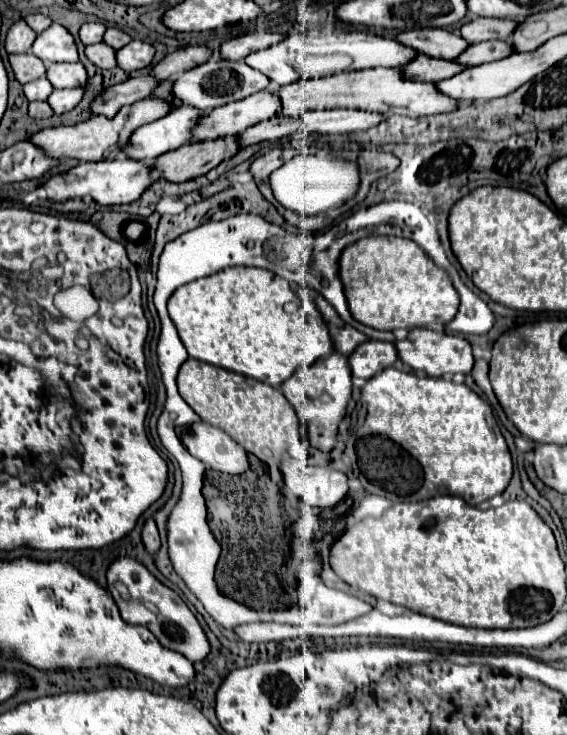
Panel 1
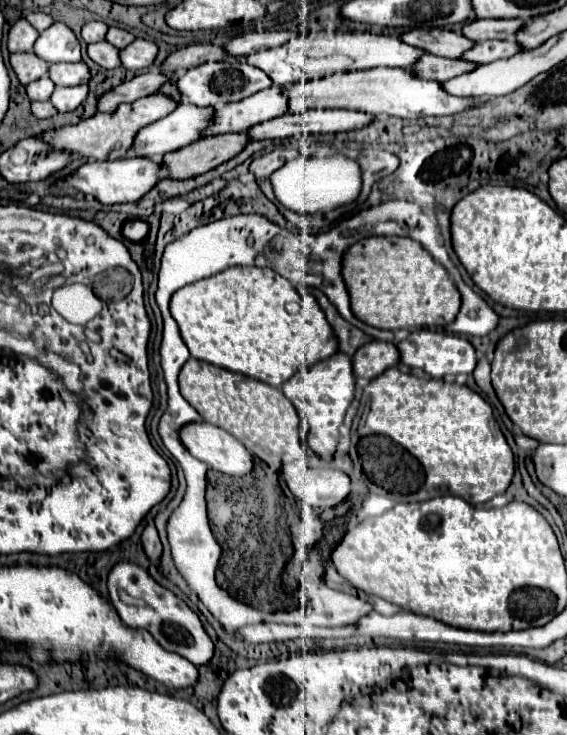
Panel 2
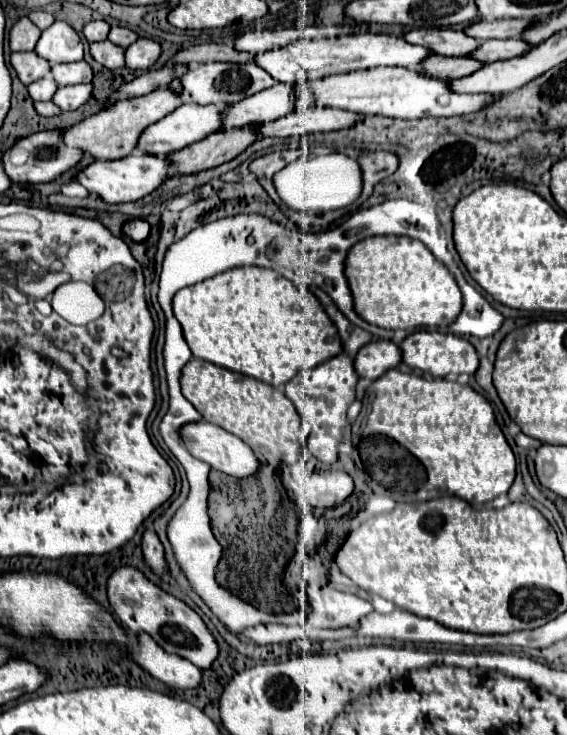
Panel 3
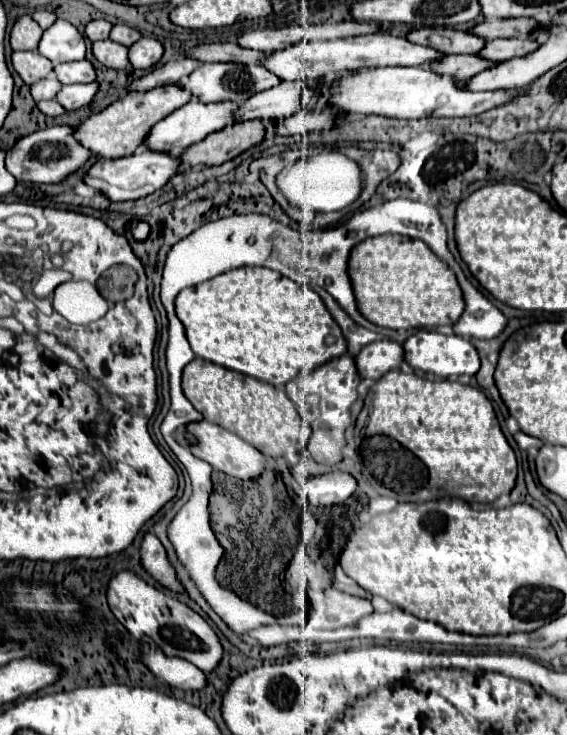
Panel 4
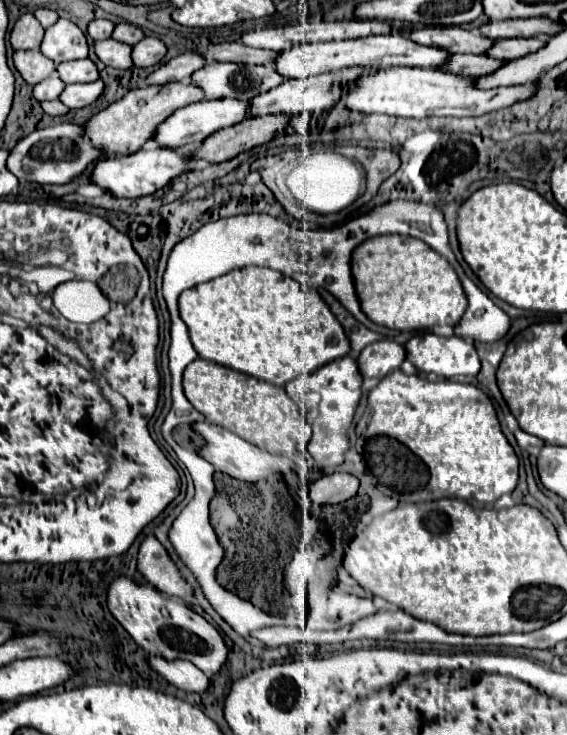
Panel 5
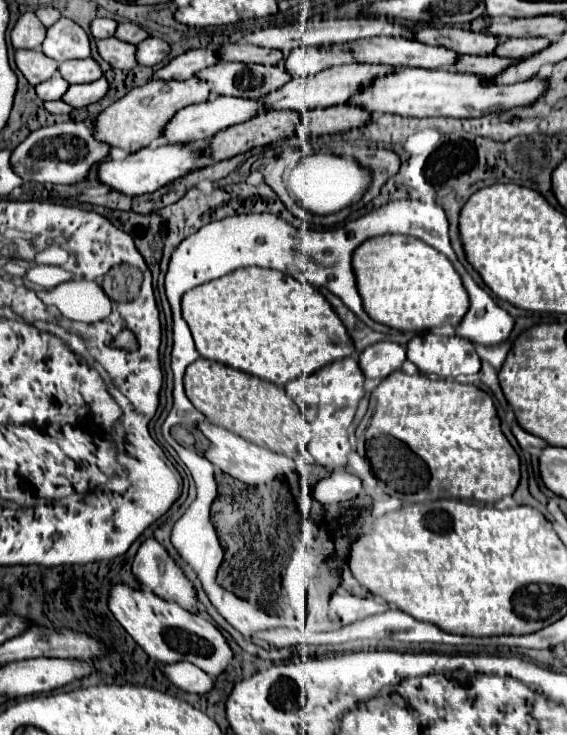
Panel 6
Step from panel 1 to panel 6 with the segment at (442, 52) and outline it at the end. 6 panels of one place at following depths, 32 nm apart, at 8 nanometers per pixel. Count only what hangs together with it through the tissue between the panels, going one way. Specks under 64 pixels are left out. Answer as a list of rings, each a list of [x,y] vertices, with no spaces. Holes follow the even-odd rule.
[[[422,28],[414,32],[414,40],[432,46],[444,46],[456,54],[478,54],[488,56],[498,46],[496,36],[486,32],[472,32],[462,28]]]

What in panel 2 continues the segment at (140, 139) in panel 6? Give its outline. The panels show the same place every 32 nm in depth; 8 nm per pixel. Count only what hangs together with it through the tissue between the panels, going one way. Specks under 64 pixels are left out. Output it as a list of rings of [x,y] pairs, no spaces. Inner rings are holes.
[[[152,94],[152,96],[144,96],[132,104],[120,104],[120,108],[114,114],[94,114],[88,120],[82,120],[74,126],[62,126],[56,130],[48,130],[42,132],[40,138],[44,142],[48,142],[48,146],[58,152],[58,150],[68,150],[80,158],[88,158],[88,160],[118,160],[124,158],[134,142],[136,132],[142,126],[148,126],[156,120],[160,120],[162,116],[170,114],[176,108],[176,102],[170,96],[164,94]]]

